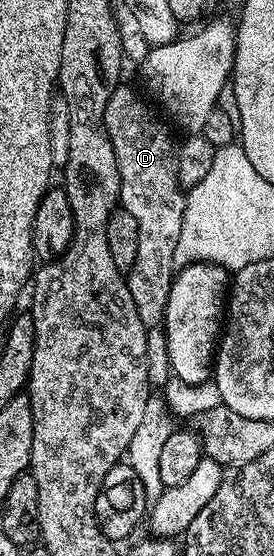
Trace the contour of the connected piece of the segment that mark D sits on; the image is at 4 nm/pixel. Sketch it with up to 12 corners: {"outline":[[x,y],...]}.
{"outline":[[130,86],[106,135],[140,228],[126,274],[147,328],[166,316],[186,194],[175,139]]}

